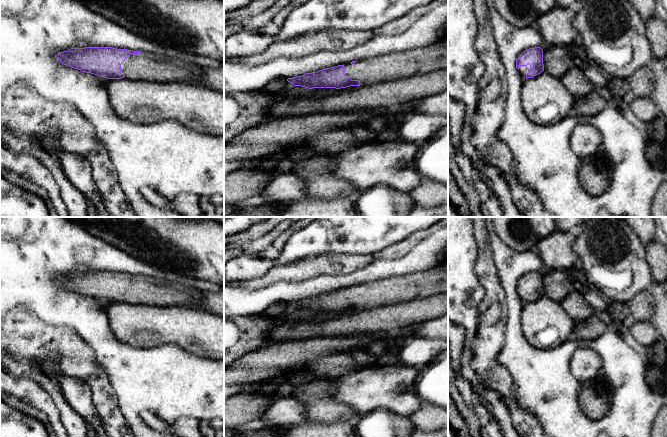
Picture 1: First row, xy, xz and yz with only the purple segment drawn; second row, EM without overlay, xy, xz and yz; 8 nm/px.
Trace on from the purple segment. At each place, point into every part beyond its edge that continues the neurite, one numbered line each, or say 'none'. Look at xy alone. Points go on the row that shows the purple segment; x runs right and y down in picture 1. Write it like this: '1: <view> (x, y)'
1: xy (153, 67)

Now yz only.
1: yz (523, 70)

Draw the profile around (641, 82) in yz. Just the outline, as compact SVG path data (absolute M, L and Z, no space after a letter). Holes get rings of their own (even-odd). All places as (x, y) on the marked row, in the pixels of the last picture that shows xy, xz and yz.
M646 65L637 69L628 78L628 83L634 98L651 97L652 89L654 86L654 75L650 65Z

